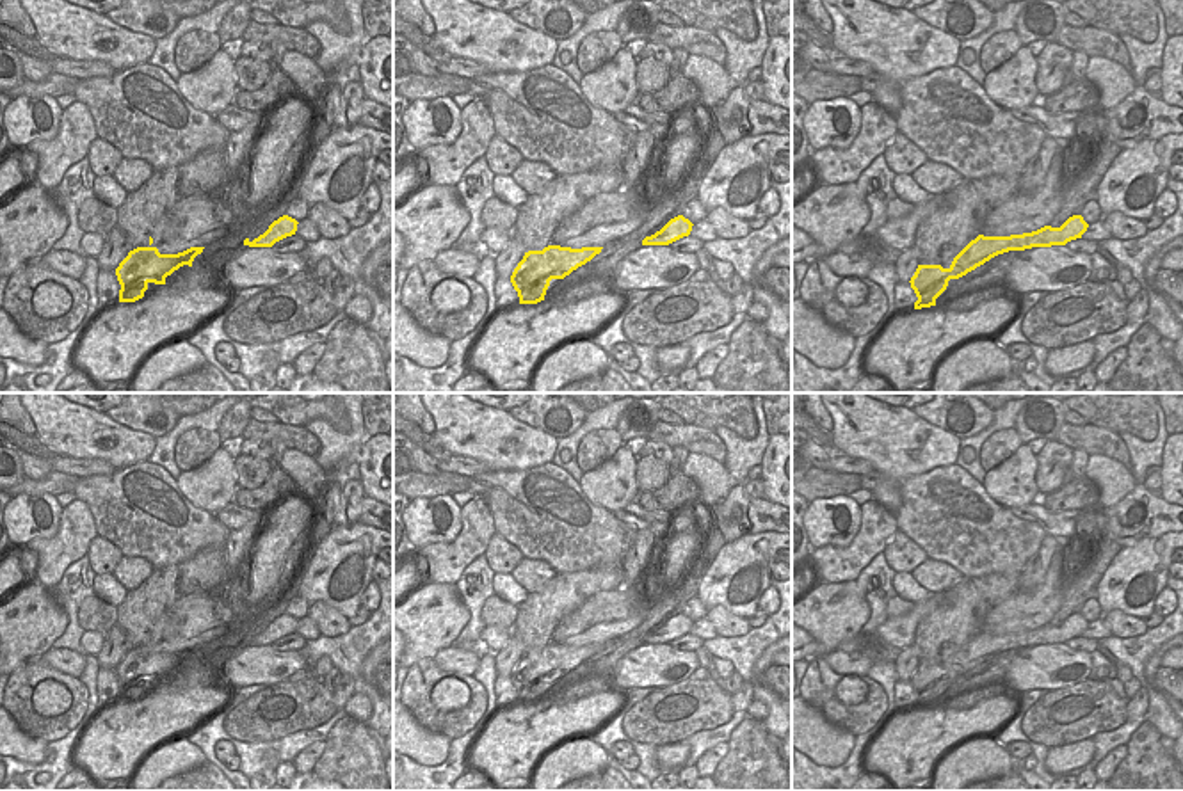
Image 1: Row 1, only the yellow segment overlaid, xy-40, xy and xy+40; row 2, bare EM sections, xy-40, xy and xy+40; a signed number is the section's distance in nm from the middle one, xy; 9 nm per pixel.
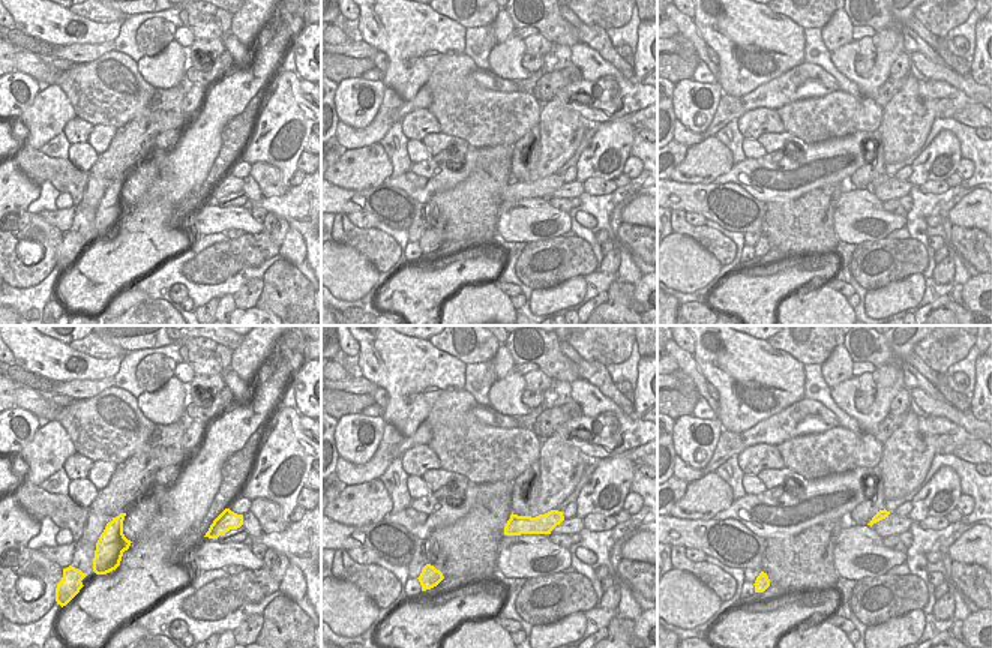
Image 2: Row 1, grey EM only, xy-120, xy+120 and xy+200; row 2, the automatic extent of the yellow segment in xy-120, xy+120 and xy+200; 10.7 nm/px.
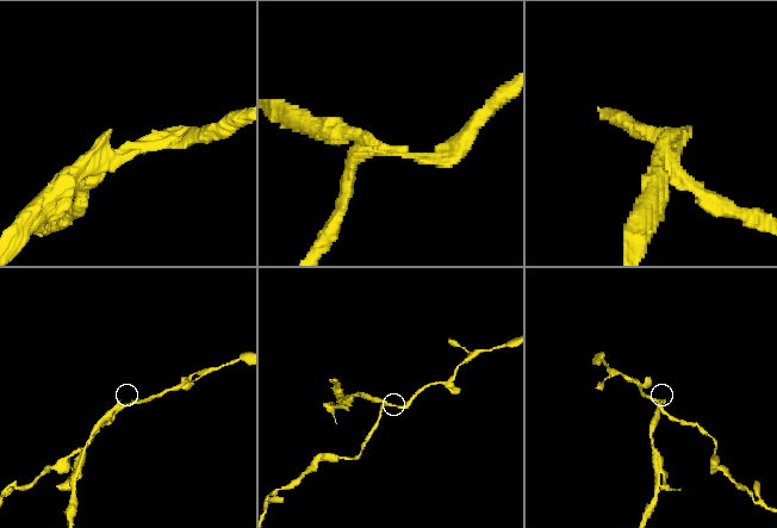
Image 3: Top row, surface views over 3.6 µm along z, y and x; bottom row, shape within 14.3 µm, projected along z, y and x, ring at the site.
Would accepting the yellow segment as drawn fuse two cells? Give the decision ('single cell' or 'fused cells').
fused cells

